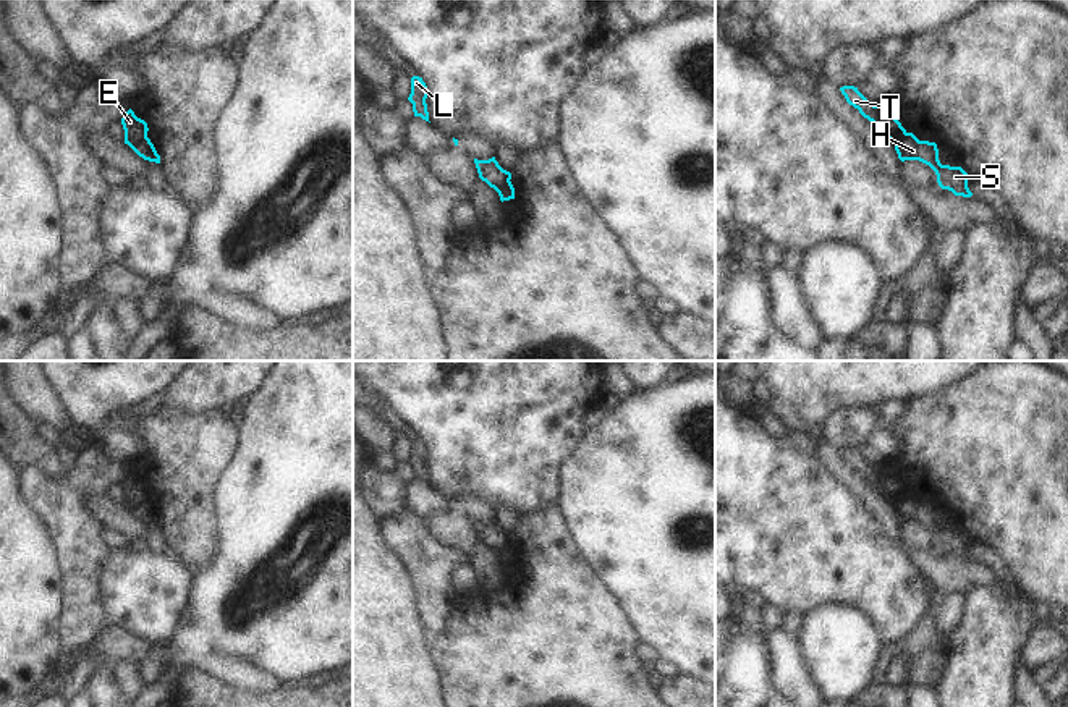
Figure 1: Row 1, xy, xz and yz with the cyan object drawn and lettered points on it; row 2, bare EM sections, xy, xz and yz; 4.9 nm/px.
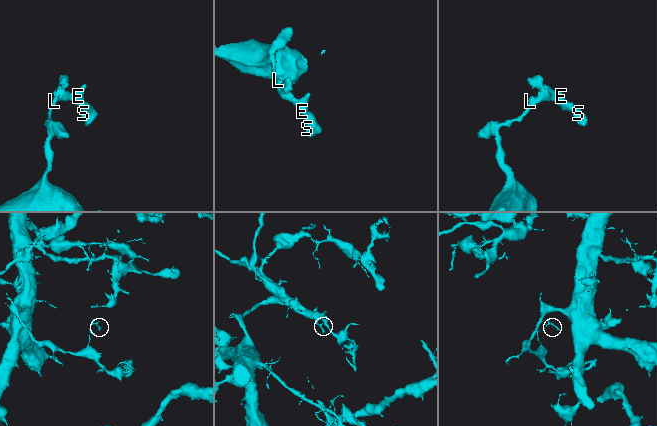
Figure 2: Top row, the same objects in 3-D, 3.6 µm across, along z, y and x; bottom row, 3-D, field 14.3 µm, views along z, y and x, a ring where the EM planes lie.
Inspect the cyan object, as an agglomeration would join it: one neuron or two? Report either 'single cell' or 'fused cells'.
fused cells

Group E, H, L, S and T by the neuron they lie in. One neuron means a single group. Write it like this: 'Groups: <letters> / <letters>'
Groups: E L T / H S.

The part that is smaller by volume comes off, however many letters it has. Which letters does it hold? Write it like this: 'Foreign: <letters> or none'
Foreign: H, S.

